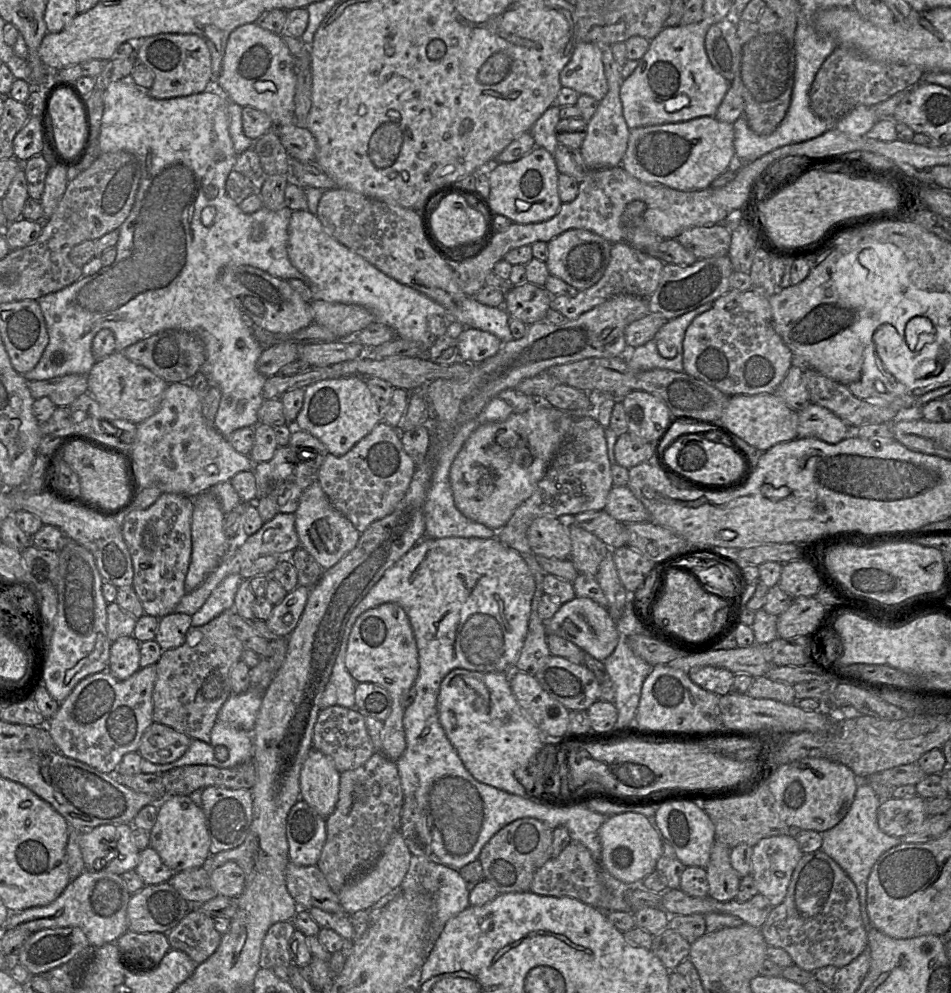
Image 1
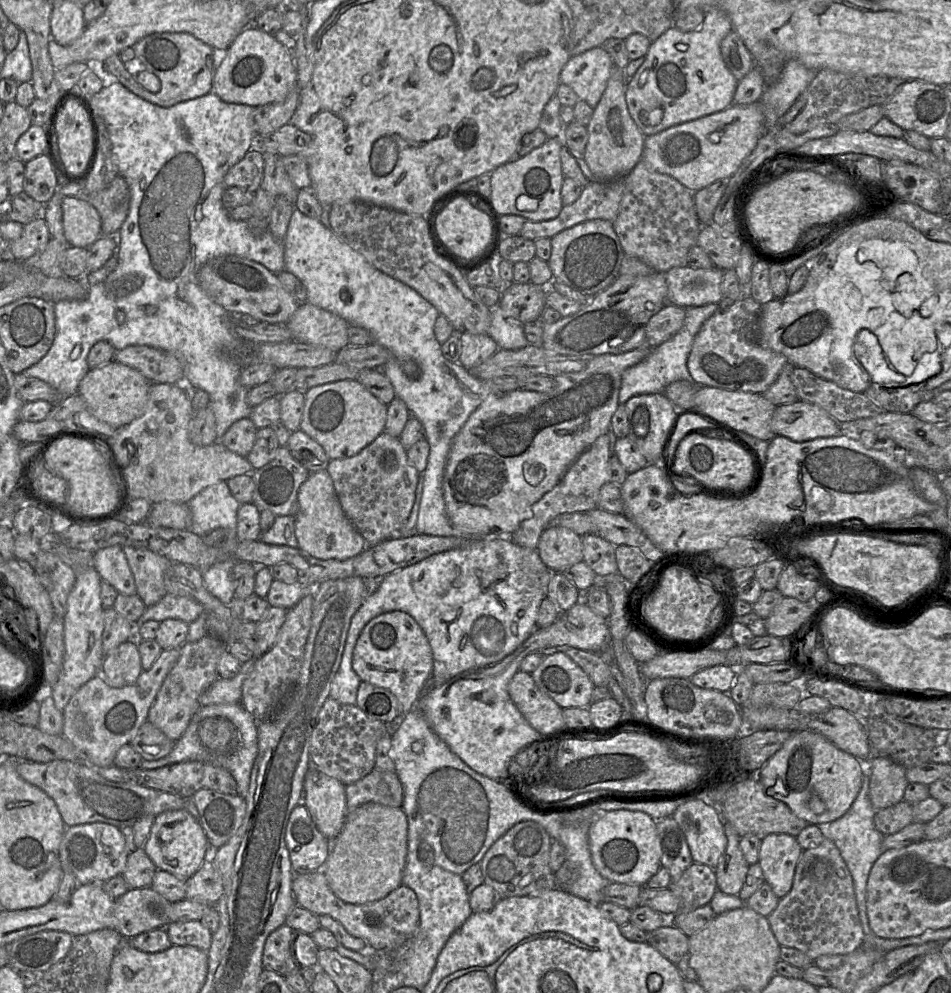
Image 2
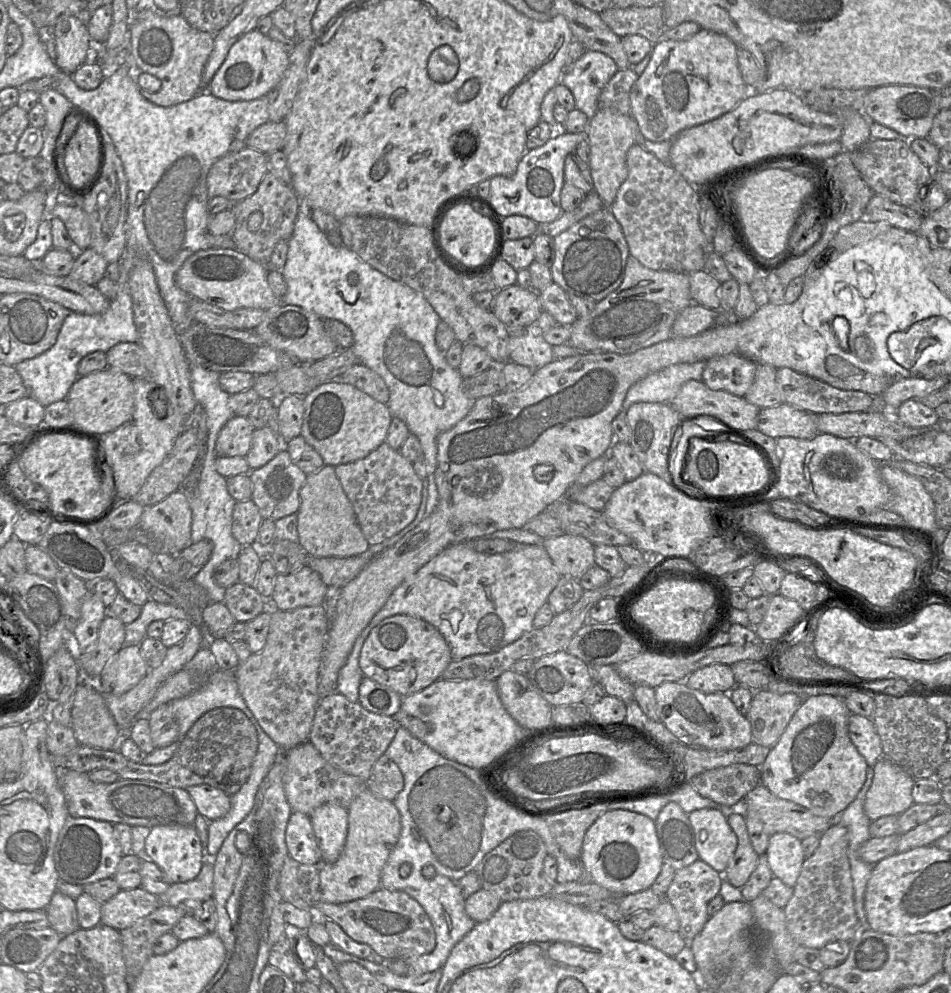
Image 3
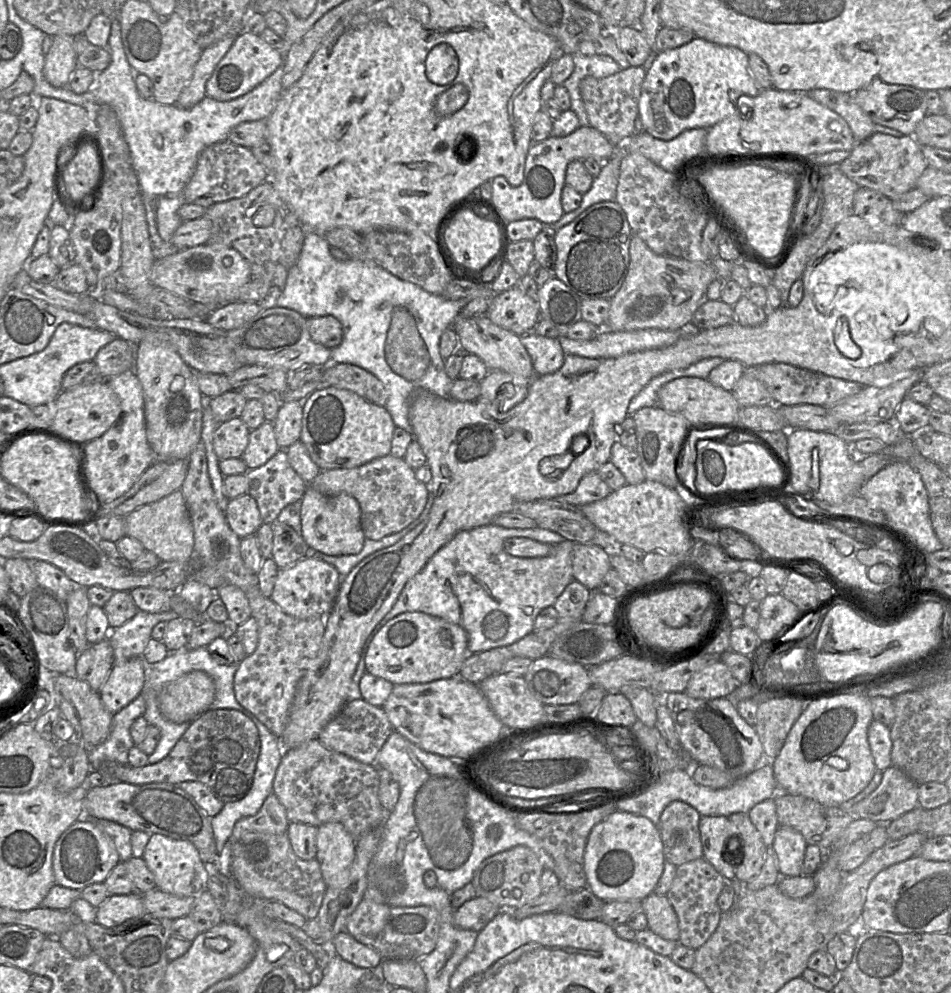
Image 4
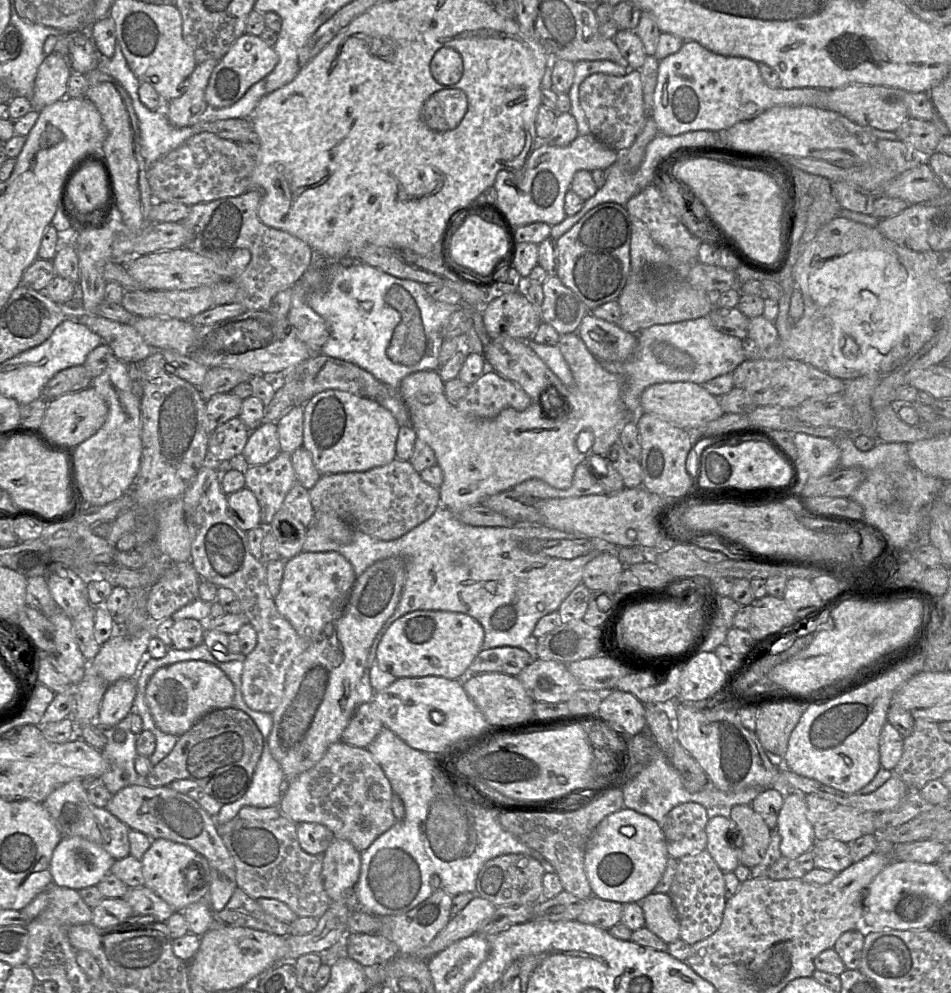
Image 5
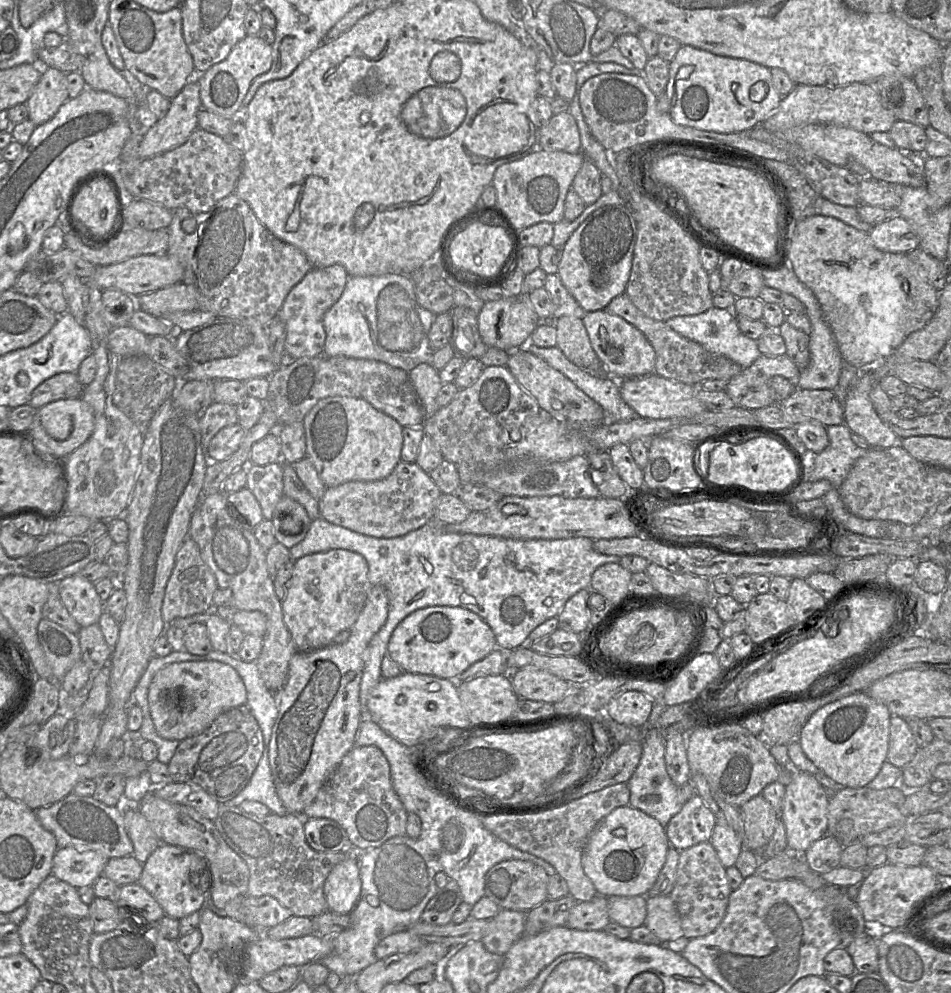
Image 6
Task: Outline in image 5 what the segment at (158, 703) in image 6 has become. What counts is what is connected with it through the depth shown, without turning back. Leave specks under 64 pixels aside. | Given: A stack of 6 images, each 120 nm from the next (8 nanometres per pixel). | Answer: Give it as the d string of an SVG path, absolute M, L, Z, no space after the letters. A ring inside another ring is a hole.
M200 660L183 661L159 669L146 687L146 703L156 726L164 733L182 736L206 714L233 708L235 688L217 666Z

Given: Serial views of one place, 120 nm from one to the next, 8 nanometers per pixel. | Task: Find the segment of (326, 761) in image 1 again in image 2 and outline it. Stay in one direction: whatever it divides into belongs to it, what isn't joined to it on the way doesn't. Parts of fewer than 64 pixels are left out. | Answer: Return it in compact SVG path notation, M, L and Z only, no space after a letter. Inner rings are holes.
M309 768L305 775L302 803L328 840L334 840L340 834L346 821L345 786L317 769Z

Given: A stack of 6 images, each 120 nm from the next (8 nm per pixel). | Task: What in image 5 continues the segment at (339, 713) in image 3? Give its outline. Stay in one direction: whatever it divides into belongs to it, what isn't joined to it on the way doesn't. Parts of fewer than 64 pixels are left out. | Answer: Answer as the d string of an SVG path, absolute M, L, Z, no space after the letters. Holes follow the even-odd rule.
M372 702L359 704L344 730L341 742L367 748L384 728Z

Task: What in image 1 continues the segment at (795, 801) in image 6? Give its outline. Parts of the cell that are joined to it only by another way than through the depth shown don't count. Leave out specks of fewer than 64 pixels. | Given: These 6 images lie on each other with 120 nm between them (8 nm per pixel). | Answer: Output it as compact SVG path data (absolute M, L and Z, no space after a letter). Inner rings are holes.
M778 835L761 839L753 846L751 856L751 875L758 893L765 896L771 905L777 906L784 900L794 869L803 856L793 835Z

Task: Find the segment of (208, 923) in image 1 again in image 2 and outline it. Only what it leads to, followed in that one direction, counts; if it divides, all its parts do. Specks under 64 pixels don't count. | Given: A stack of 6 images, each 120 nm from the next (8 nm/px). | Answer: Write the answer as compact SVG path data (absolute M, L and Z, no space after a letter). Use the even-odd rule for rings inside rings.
M200 920L169 923L165 929L173 945L193 946L206 952L211 947L213 934Z

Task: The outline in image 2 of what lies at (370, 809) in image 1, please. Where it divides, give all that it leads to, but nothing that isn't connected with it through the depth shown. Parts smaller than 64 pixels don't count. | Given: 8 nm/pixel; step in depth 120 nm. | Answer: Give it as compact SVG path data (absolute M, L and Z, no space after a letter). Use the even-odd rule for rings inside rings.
M374 768L360 780L345 786L347 813L365 803L401 808L404 798L403 786L394 772Z

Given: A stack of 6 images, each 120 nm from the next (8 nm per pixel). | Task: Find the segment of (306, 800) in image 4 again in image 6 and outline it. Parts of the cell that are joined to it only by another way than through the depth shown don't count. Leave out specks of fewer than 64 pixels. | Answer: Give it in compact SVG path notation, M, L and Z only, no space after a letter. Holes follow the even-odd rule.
M355 745L343 757L315 799L304 809L302 817L304 819L328 818L335 820L347 832L351 846L364 851L378 847L393 837L406 835L407 814L408 812L393 788L389 763L383 752L375 746Z

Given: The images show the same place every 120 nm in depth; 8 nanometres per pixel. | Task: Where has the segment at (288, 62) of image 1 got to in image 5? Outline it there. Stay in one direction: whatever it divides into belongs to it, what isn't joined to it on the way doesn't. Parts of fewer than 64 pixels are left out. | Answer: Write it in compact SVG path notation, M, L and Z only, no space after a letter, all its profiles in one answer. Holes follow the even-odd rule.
M244 33L214 67L205 90L205 99L213 108L229 107L239 101L247 90L267 76L277 65L279 56L259 36Z

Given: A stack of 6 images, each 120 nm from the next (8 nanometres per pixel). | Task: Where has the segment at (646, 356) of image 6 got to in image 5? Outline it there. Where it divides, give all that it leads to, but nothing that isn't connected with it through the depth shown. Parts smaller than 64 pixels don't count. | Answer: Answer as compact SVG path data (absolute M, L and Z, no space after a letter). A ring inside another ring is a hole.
M587 313L577 333L589 351L599 361L619 362L631 357L636 346L637 336L612 323Z

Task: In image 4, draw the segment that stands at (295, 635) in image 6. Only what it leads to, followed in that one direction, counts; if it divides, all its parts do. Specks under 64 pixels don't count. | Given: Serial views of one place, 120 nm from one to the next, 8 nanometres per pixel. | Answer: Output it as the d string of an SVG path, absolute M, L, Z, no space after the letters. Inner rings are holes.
M306 557L279 570L270 598L284 613L294 618L325 618L336 602L341 582L342 576L334 566L314 557Z

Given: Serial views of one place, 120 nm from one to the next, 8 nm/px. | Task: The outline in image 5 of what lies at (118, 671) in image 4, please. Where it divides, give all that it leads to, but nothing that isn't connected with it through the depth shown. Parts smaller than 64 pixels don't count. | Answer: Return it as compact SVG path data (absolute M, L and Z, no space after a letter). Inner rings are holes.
M125 678L109 684L103 696L97 718L101 728L117 725L134 710L135 679Z

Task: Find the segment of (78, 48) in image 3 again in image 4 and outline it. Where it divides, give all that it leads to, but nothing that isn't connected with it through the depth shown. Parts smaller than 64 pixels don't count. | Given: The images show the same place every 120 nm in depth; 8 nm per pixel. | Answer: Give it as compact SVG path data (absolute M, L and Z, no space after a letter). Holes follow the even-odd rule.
M55 35L44 57L43 75L54 87L67 86L70 76L78 67L76 52L73 47L74 37Z

